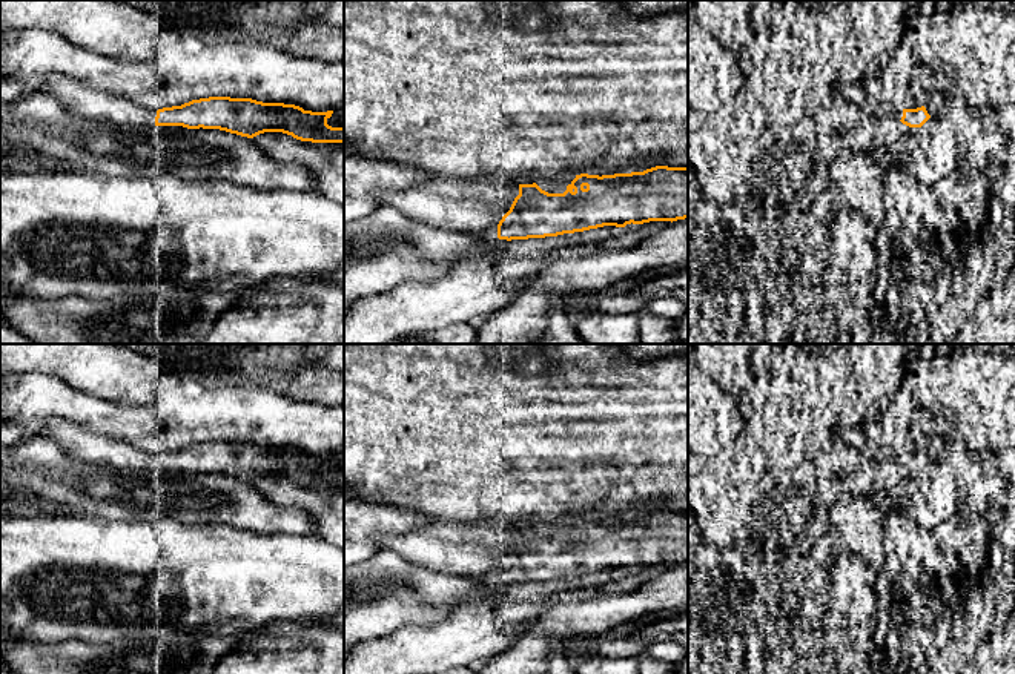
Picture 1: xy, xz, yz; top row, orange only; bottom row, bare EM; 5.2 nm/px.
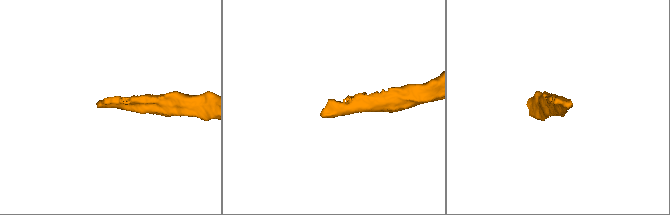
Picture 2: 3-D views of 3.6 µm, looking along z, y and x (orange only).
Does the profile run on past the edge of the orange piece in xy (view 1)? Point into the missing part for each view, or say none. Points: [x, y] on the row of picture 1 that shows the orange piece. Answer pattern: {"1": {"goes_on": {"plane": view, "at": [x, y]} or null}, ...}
{"1": {"goes_on": {"plane": "xy", "at": [77, 97]}}}

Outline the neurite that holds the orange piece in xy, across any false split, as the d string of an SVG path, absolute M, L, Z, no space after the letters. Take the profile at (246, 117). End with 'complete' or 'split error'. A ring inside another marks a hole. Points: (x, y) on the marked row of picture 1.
M51 75L38 92L55 97L78 117L117 124L220 129L247 138L264 132L283 132L301 141L344 143L344 127L327 124L333 111L312 112L295 104L230 97L200 98L152 111L61 75Z; split error

